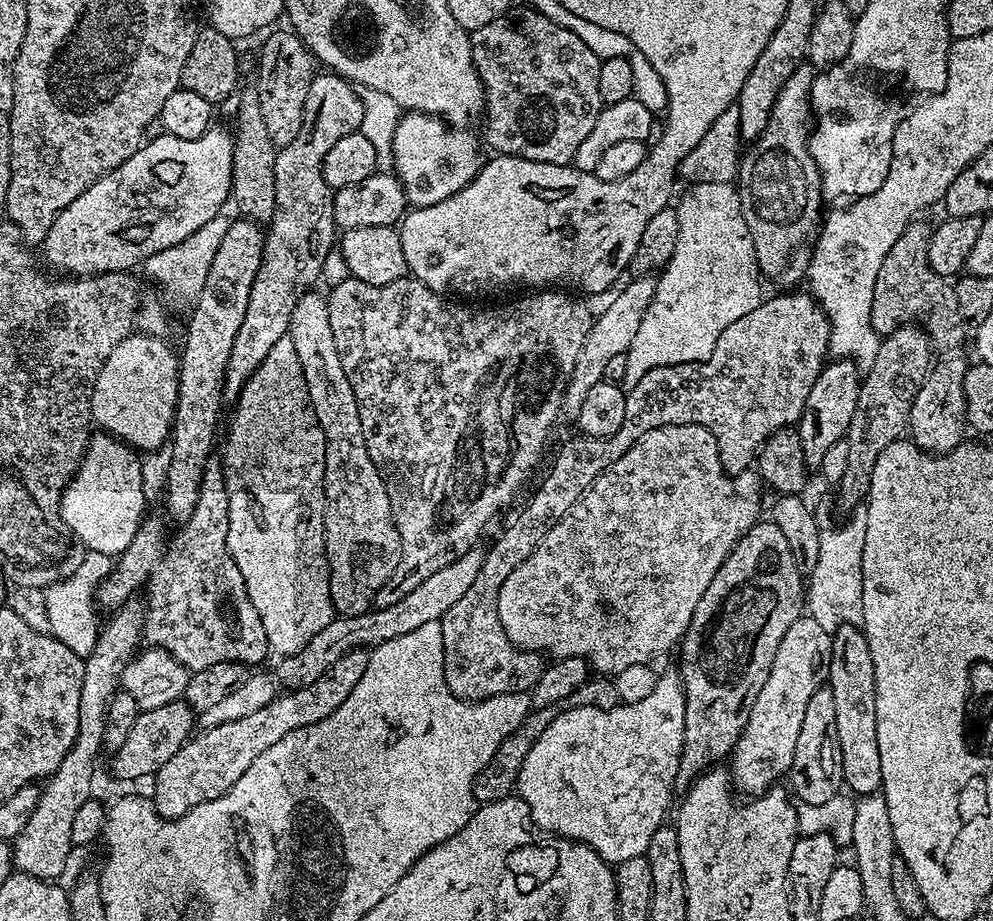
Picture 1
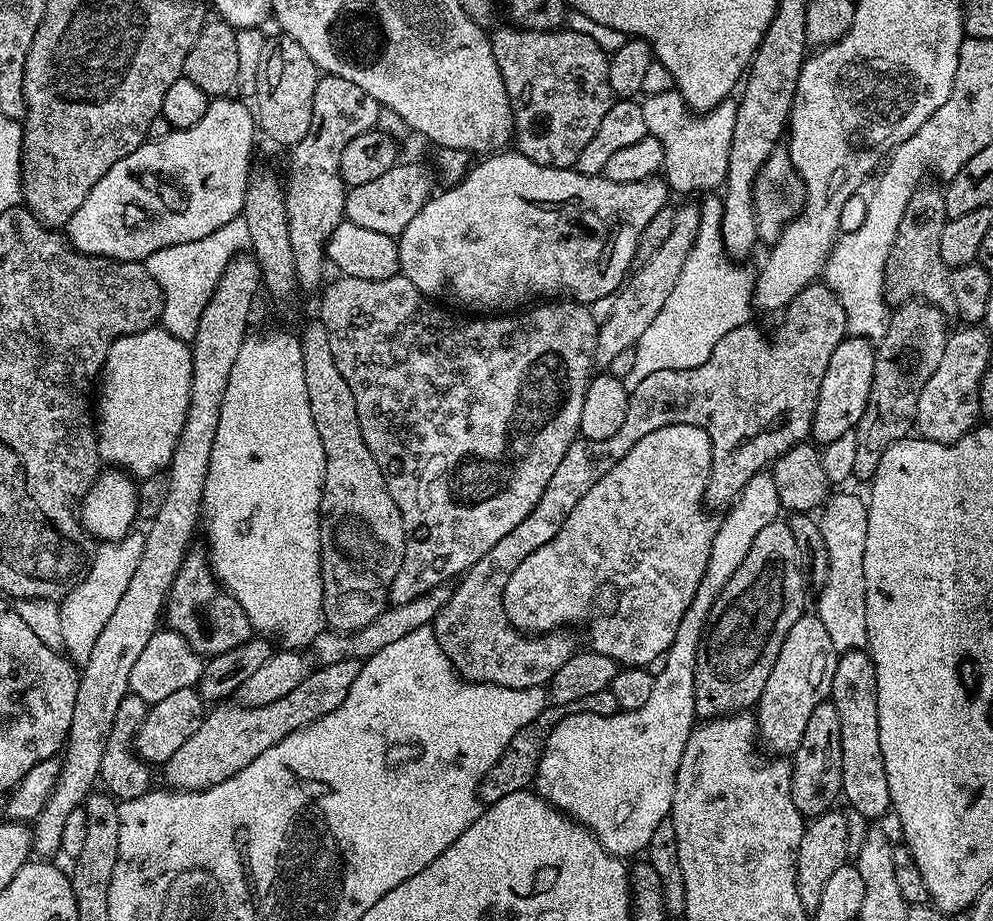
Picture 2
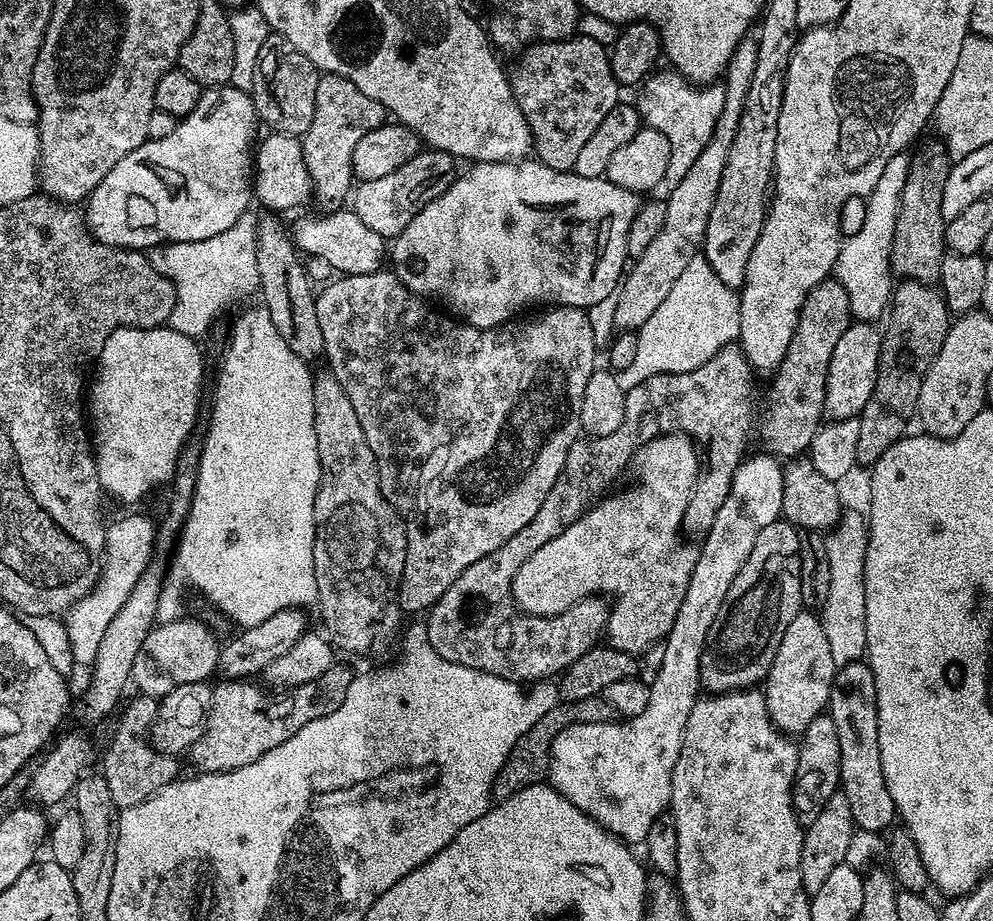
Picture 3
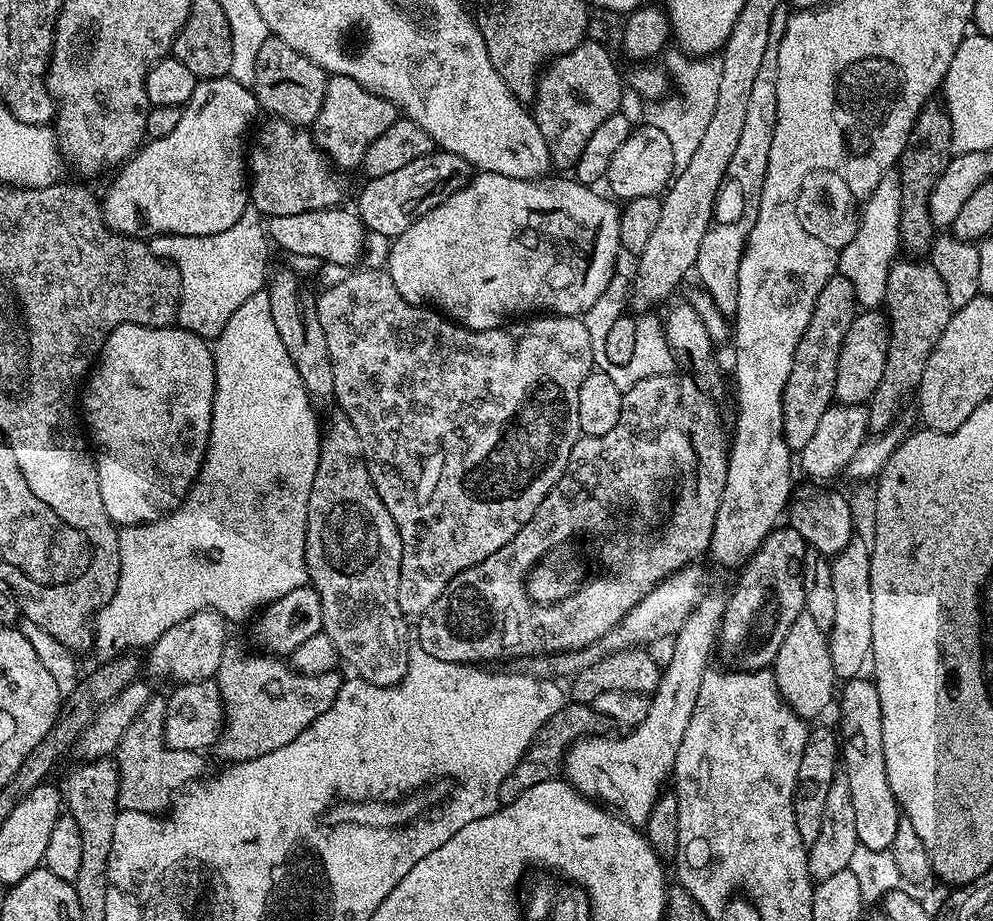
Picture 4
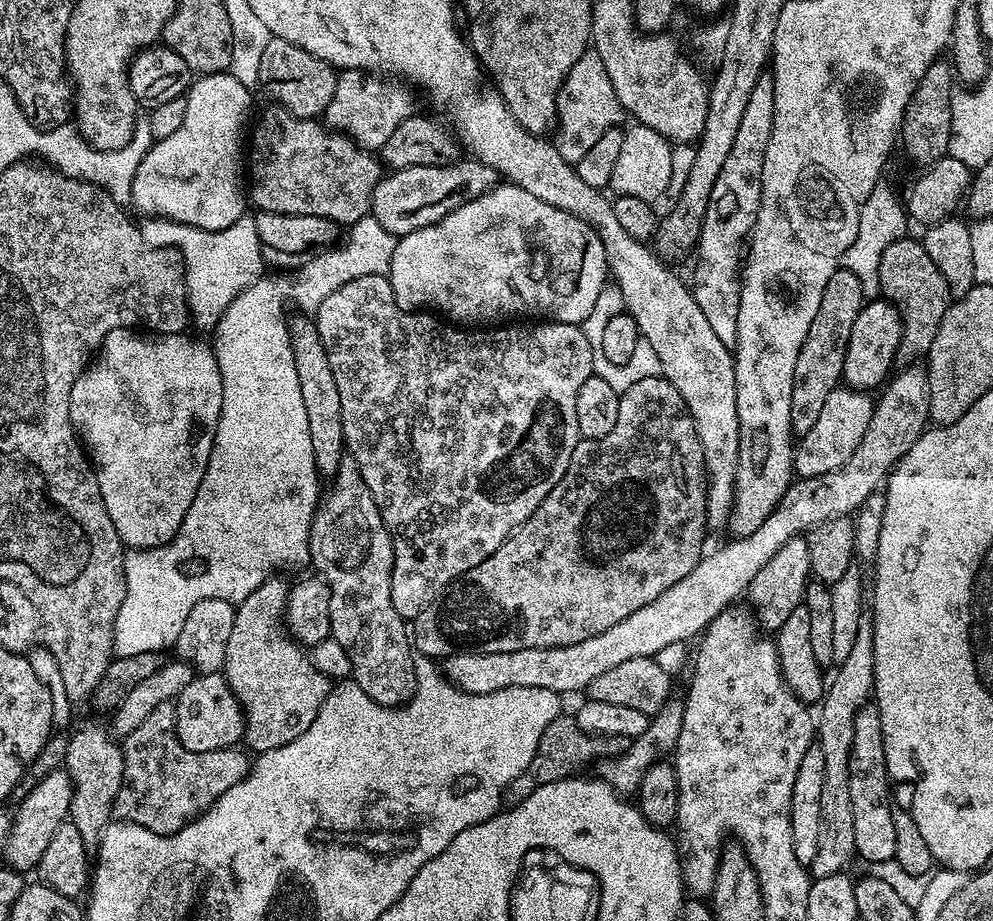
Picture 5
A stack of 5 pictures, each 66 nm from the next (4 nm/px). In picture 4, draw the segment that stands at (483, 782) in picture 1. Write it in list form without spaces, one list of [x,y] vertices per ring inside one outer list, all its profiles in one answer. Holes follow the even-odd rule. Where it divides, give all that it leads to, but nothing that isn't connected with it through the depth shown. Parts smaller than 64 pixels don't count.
[[[575,702],[565,703],[558,714],[551,716],[538,730],[538,734],[532,740],[532,745],[524,752],[523,758],[506,774],[506,780],[500,787],[501,805],[509,804],[518,799],[530,786],[538,786],[538,782],[557,779],[562,768],[565,752],[575,740],[581,740],[583,736],[594,736],[597,734],[608,734],[613,731],[612,721],[607,720],[602,714],[598,714],[591,704],[578,704]]]

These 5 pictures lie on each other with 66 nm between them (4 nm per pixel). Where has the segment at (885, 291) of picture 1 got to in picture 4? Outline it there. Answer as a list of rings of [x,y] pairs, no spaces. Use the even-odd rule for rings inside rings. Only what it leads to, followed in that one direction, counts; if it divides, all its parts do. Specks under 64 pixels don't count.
[[[929,102],[918,114],[910,130],[908,147],[898,161],[900,174],[900,243],[908,254],[924,254],[931,249],[934,225],[928,213],[928,196],[934,190],[942,170],[952,161],[952,127],[948,109],[940,102]]]

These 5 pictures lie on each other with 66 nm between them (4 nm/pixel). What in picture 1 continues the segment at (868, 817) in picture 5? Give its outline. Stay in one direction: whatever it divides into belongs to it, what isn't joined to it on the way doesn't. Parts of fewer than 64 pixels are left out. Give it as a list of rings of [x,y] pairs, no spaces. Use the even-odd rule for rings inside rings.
[[[847,624],[832,633],[826,687],[834,694],[838,746],[842,746],[842,774],[847,791],[857,797],[879,793],[882,754],[878,754],[878,714],[874,714],[874,658],[870,658],[870,646],[864,637],[863,627]]]

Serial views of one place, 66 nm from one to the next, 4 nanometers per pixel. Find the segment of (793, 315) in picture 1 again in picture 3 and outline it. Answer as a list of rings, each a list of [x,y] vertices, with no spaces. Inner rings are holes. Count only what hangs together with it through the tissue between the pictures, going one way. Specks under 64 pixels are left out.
[[[835,278],[823,280],[806,298],[800,311],[800,321],[794,330],[794,338],[786,350],[786,358],[778,371],[771,377],[772,389],[768,392],[768,405],[764,408],[764,421],[760,424],[760,436],[764,439],[763,447],[777,458],[796,458],[807,453],[812,444],[814,434],[825,419],[824,403],[826,402],[826,378],[830,370],[830,354],[834,354],[834,346],[842,334],[846,334],[848,325],[854,317],[850,310],[850,298],[846,298],[846,290],[842,282]],[[731,343],[718,350],[718,354],[714,354],[714,358],[707,360],[701,368],[678,374],[658,374],[627,389],[624,393],[626,418],[622,418],[622,426],[614,430],[614,434],[576,440],[566,454],[566,462],[562,466],[562,474],[558,474],[558,482],[550,486],[546,502],[538,506],[538,514],[534,514],[534,518],[530,518],[530,522],[526,522],[526,526],[522,526],[522,530],[518,530],[514,538],[498,546],[498,550],[486,554],[486,558],[478,558],[474,566],[466,566],[466,570],[462,570],[462,574],[454,578],[452,585],[437,598],[436,603],[427,609],[426,631],[430,646],[434,646],[434,650],[442,654],[442,658],[446,658],[446,662],[482,670],[486,674],[514,680],[524,686],[537,680],[559,677],[571,664],[578,662],[582,654],[597,647],[605,635],[608,622],[609,605],[603,599],[580,600],[570,606],[570,610],[562,610],[562,614],[557,616],[530,616],[521,612],[512,598],[512,579],[518,574],[522,562],[526,562],[526,558],[534,554],[534,550],[546,546],[550,538],[558,538],[558,534],[562,534],[566,526],[570,526],[581,514],[587,512],[593,502],[601,499],[613,487],[611,484],[619,478],[620,471],[627,464],[629,467],[633,463],[642,445],[665,434],[690,436],[697,445],[702,446],[706,463],[686,506],[683,531],[693,532],[696,538],[703,537],[710,530],[710,526],[714,526],[714,518],[718,518],[718,510],[722,510],[722,502],[726,502],[726,494],[730,494],[732,475],[746,455],[744,443],[748,440],[748,427],[752,424],[752,384],[748,381],[748,372],[750,373],[750,365],[744,359],[743,348]]]

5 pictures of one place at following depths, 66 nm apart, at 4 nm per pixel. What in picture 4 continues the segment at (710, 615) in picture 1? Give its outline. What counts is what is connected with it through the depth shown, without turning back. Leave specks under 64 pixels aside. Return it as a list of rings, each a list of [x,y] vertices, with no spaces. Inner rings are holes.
[[[777,526],[760,544],[758,551],[748,557],[743,565],[740,577],[732,588],[732,593],[727,593],[724,602],[724,617],[720,623],[718,633],[718,656],[725,660],[725,665],[742,672],[759,672],[767,669],[775,660],[778,650],[782,646],[782,638],[794,626],[794,618],[804,610],[804,591],[800,577],[800,564],[804,560],[806,545],[802,534],[791,526]]]

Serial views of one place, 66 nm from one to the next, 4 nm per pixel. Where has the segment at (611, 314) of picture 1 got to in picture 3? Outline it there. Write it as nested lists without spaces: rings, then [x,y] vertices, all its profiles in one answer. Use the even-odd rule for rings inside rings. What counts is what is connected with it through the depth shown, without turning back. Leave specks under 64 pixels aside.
[[[746,38],[734,50],[727,68],[724,69],[722,85],[725,92],[725,105],[721,116],[713,128],[713,134],[705,149],[702,150],[690,172],[686,174],[680,185],[670,188],[666,196],[666,222],[662,222],[662,230],[650,246],[646,246],[646,254],[635,257],[630,271],[623,277],[618,291],[615,293],[616,309],[612,312],[612,320],[617,329],[636,332],[666,302],[666,294],[670,294],[670,286],[682,275],[682,270],[690,266],[690,262],[701,251],[706,234],[706,226],[710,218],[710,210],[714,206],[714,198],[718,186],[722,182],[722,170],[726,166],[726,158],[730,154],[730,146],[734,142],[734,134],[738,134],[738,122],[742,122],[742,110],[746,106],[746,94],[750,90],[750,82],[754,78],[754,62],[758,62],[756,40]]]

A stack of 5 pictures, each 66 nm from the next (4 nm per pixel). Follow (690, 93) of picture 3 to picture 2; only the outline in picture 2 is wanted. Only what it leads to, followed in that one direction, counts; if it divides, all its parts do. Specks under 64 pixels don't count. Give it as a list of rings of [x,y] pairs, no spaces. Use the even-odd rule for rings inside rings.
[[[663,92],[648,96],[643,102],[643,113],[646,119],[648,135],[658,138],[663,144],[663,169],[665,183],[673,192],[696,192],[702,194],[717,191],[723,187],[726,174],[729,172],[730,144],[733,142],[734,123],[737,117],[738,102],[729,98],[702,115],[686,111],[686,105],[679,92]]]

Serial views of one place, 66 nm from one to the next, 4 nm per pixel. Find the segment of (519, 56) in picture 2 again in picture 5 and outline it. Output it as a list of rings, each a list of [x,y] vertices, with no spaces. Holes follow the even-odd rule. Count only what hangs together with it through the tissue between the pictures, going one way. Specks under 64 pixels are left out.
[[[594,50],[584,52],[582,58],[570,66],[570,74],[566,74],[556,95],[554,143],[558,154],[568,164],[575,166],[582,162],[583,156],[596,145],[602,134],[606,134],[606,130],[620,128],[625,123],[623,120],[626,120],[624,107],[618,102],[618,94],[614,94],[610,74],[606,74],[602,58],[598,58]]]

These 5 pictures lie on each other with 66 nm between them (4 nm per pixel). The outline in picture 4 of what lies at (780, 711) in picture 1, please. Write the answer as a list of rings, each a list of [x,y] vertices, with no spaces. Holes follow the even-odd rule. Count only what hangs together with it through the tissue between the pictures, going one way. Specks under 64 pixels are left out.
[[[802,611],[798,618],[794,618],[794,626],[790,626],[786,638],[782,638],[782,646],[770,665],[770,671],[776,678],[781,698],[805,722],[812,722],[815,716],[820,716],[827,710],[831,700],[833,703],[838,677],[834,674],[826,634],[818,630],[810,614]]]

